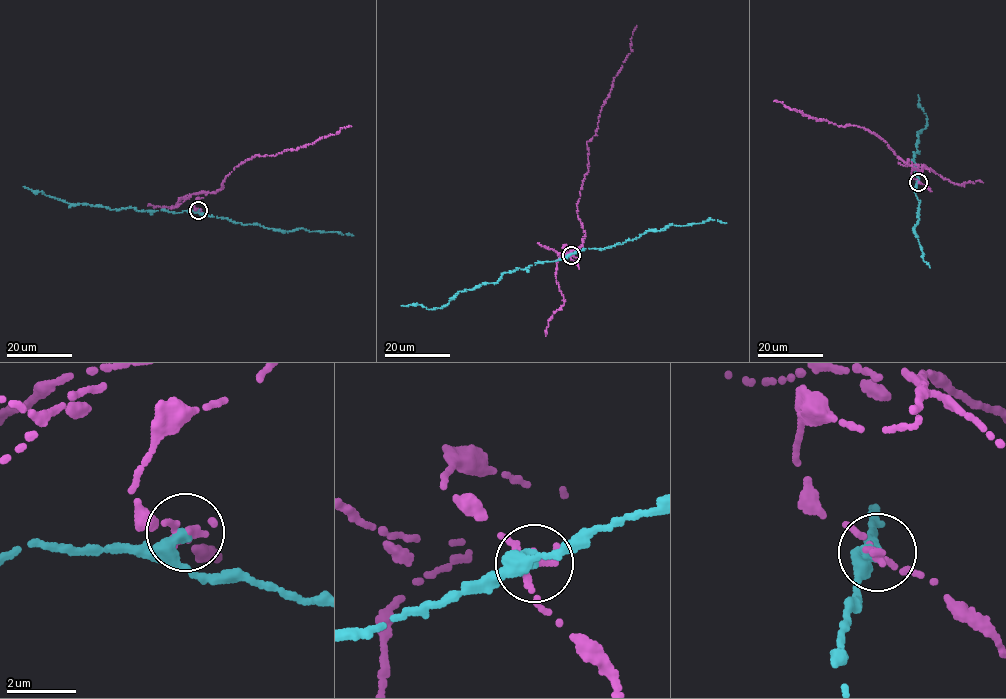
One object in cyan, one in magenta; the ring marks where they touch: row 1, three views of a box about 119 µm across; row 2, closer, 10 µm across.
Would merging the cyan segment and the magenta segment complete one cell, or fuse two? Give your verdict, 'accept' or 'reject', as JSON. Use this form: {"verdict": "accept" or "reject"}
{"verdict": "reject"}

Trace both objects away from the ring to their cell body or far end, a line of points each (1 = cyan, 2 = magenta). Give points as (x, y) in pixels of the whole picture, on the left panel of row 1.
1: (198, 209), (171, 212), (139, 212), (133, 207), (112, 210), (68, 203), (23, 186)
2: (199, 209), (193, 206), (195, 202), (222, 188), (226, 176), (247, 159), (294, 150), (350, 126)

